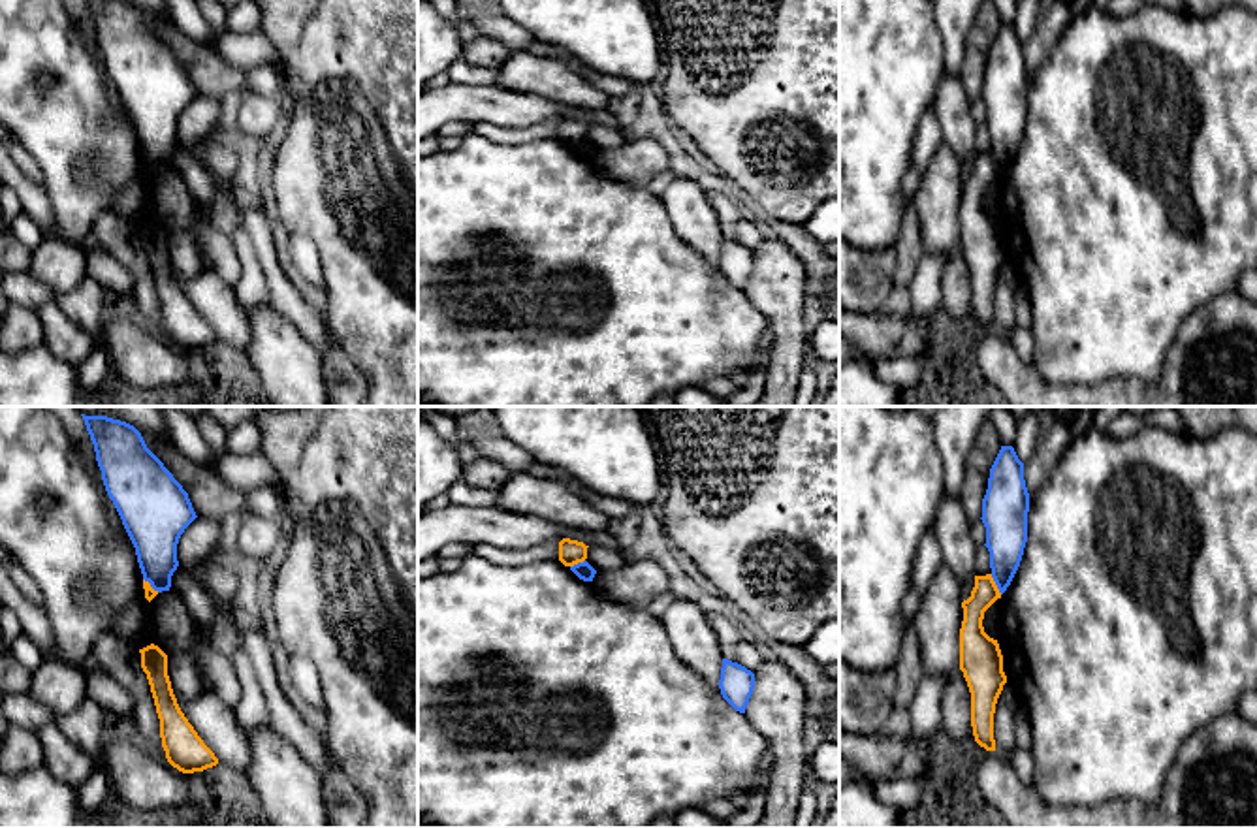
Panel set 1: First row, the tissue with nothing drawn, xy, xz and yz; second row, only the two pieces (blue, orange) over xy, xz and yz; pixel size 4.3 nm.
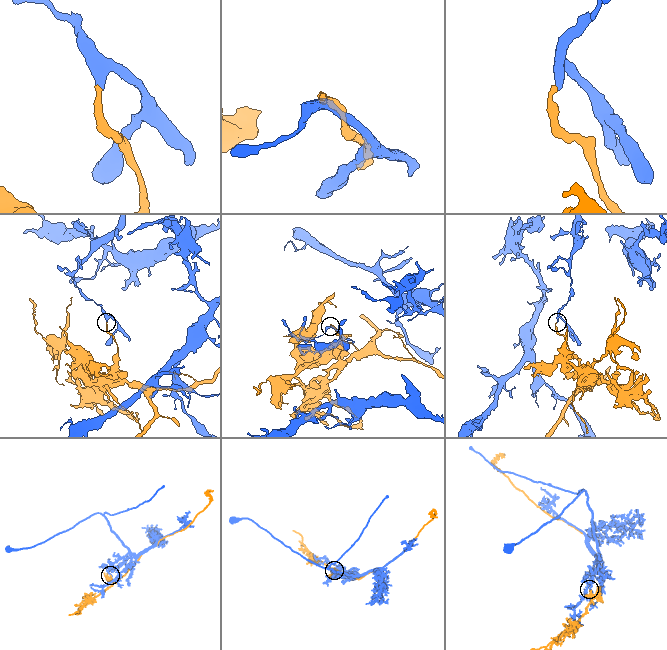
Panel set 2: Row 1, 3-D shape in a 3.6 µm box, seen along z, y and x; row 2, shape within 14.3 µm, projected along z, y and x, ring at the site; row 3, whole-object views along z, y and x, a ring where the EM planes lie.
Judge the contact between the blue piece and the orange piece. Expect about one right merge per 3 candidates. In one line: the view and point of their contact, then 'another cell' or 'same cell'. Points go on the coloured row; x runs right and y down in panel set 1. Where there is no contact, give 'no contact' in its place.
meets blue in yz at (996, 584); another cell

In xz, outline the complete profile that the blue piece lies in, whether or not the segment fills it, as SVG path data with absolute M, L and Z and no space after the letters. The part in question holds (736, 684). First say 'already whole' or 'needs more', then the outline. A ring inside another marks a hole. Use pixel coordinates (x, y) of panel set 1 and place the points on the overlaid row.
already whole; M723 659L719 689L736 711L745 713L755 689L755 674L738 662Z

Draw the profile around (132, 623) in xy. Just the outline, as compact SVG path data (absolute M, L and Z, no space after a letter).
M143 602L128 604L115 613L113 634L122 642L139 644L152 630L152 617Z

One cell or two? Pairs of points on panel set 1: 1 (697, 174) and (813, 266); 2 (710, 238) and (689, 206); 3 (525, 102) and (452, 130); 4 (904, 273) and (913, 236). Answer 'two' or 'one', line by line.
1: one
2: one
3: two
4: one

